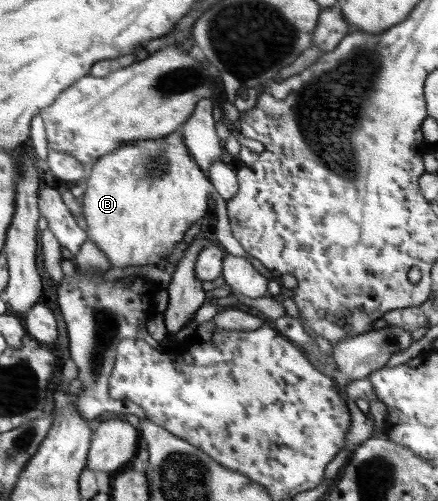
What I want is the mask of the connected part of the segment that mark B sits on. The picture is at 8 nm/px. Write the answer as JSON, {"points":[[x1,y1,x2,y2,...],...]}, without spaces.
{"points":[[178,127,174,130,172,134,168,134,165,137,159,139,141,139,141,141,131,141,130,143,125,143,122,147,119,147,113,153,110,153,102,158,98,158,97,162,94,164,94,169,88,174,88,180,85,184,85,190,82,200,83,205,83,216,84,221,88,224,86,232,89,233,90,241,94,242,100,251,106,254,108,262,110,262,110,268,112,269,124,269,127,266,157,266,161,264,164,259,167,259,172,252,176,243,180,243,184,239,184,233,186,229,206,213,206,207,208,207,208,195,214,194,214,186,212,181,208,181,200,167,196,163,194,157,189,152,187,145,184,140,184,131]]}

